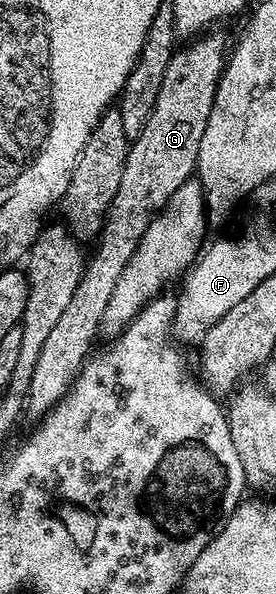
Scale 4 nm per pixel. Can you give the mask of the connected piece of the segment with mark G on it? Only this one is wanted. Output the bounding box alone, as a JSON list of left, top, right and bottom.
[27,33,227,421]

